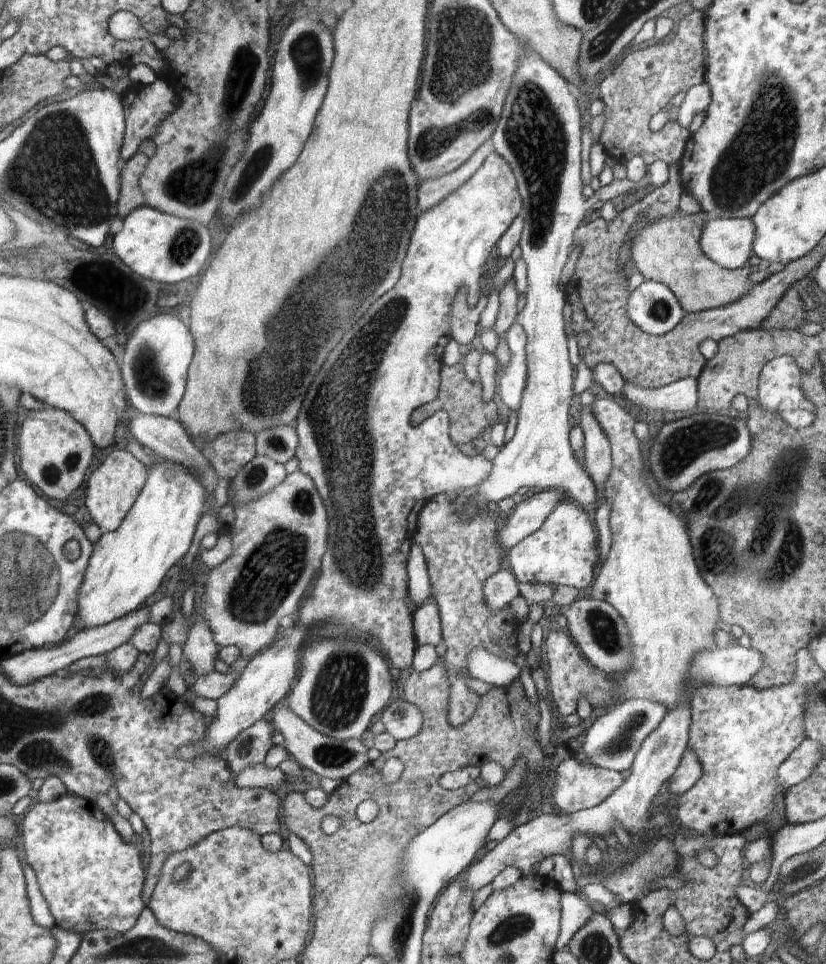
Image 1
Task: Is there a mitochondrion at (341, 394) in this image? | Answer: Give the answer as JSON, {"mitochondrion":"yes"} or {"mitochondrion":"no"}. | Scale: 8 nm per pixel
{"mitochondrion":"yes"}

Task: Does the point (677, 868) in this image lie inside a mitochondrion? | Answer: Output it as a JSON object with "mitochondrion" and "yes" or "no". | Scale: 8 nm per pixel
{"mitochondrion":"no"}

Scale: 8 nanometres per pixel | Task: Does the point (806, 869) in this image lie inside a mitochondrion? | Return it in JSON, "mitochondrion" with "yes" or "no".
{"mitochondrion":"yes"}

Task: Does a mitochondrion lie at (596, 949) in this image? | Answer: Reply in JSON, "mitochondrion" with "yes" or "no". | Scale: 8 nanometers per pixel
{"mitochondrion":"yes"}

